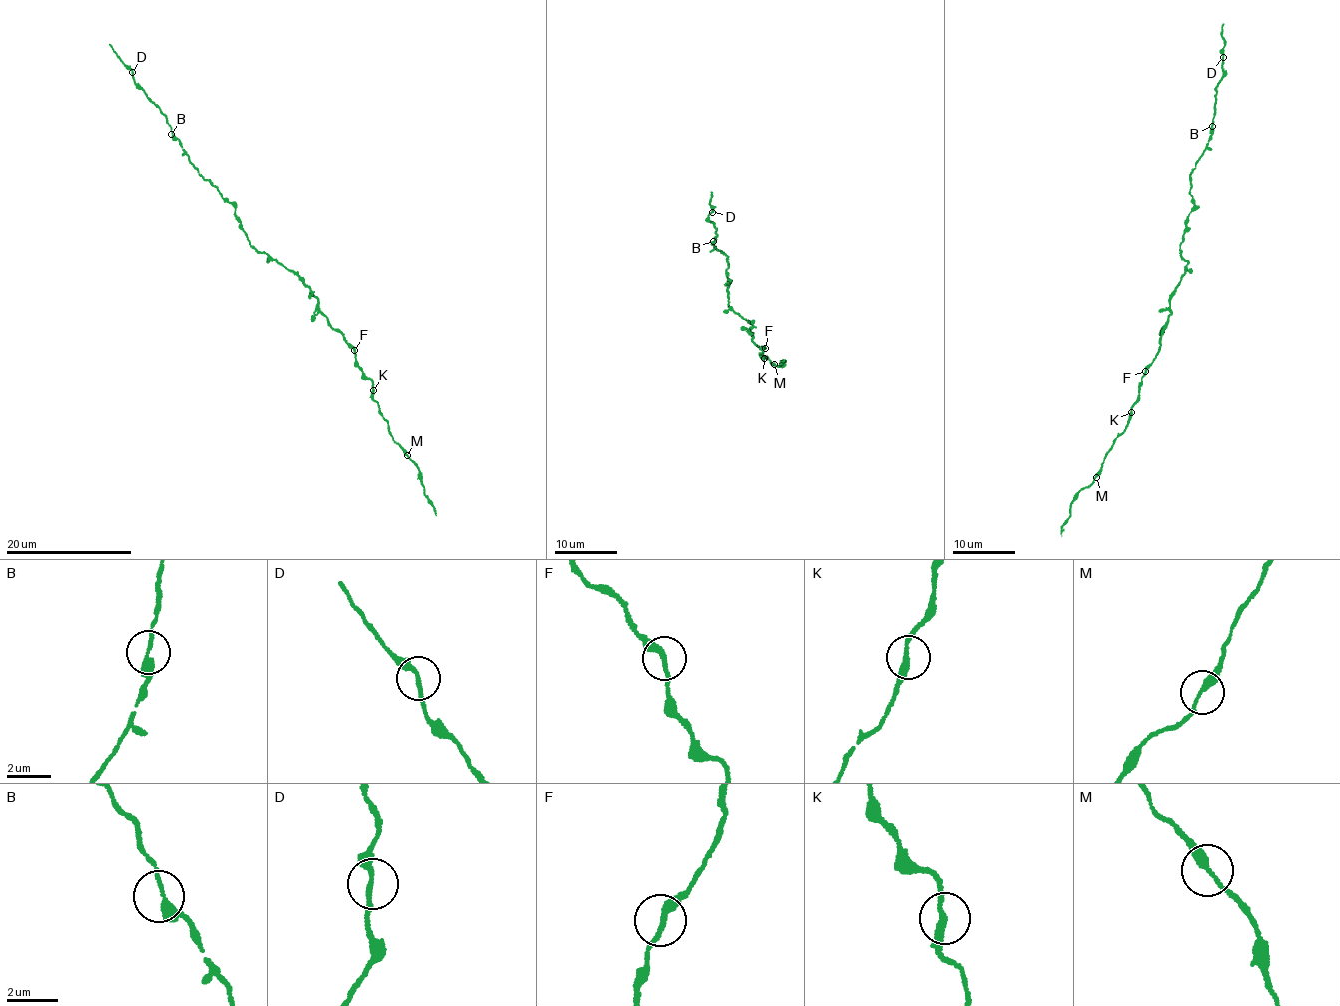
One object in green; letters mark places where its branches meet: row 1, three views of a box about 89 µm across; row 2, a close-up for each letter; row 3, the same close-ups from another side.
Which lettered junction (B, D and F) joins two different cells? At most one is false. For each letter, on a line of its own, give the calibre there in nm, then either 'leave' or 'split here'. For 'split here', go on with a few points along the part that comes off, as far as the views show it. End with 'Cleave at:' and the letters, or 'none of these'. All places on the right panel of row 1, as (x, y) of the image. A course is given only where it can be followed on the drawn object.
B: calibre 280 nm; leave
D: calibre 240 nm; leave
F: calibre 240 nm; leave
Cleave at: none of these

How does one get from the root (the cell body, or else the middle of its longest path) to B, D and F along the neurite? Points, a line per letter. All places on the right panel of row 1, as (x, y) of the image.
B: (1178, 285), (1188, 264), (1179, 244), (1194, 207), (1189, 176), (1205, 148), (1212, 126)
D: (1178, 285), (1188, 264), (1179, 244), (1194, 207), (1189, 176), (1211, 132), (1216, 89), (1223, 76), (1223, 57)
F: (1178, 285), (1169, 303), (1169, 322), (1161, 337), (1160, 348), (1145, 371)

